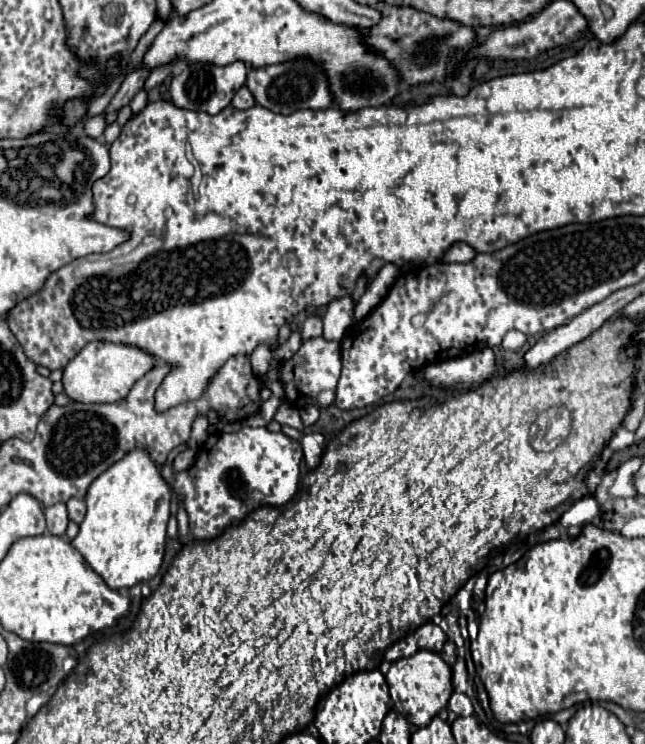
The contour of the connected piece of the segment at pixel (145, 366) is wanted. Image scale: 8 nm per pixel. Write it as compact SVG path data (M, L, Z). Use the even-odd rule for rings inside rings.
M91 342L63 368L63 392L75 402L117 402L125 398L131 386L155 364L145 350L117 346L113 342Z

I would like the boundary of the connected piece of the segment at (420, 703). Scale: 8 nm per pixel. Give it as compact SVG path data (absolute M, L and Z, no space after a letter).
M419 650L409 658L395 660L385 678L391 688L391 694L399 698L401 714L405 714L405 718L409 718L409 722L415 726L427 726L431 718L447 706L449 696L453 694L451 668L443 662L439 654L433 654L429 650Z

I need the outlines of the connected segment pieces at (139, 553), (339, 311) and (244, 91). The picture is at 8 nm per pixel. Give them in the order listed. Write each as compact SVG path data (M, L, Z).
M135 448L123 460L115 462L89 486L85 504L87 514L79 524L79 534L71 540L71 546L81 552L85 562L113 590L151 580L163 562L171 488L161 478L159 468L149 454Z
M341 298L337 302L331 302L323 316L323 338L325 340L341 340L345 336L345 330L353 324L353 300Z
M241 86L241 88L237 90L237 94L233 96L233 102L231 102L231 104L237 106L239 110L247 110L249 106L255 106L255 98L253 98L253 94L249 92L247 86Z

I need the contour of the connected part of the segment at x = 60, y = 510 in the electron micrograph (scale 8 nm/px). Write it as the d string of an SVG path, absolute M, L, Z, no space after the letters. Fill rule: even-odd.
M53 504L53 506L45 508L45 518L47 518L49 534L65 538L65 528L67 528L67 522L69 522L65 504Z

